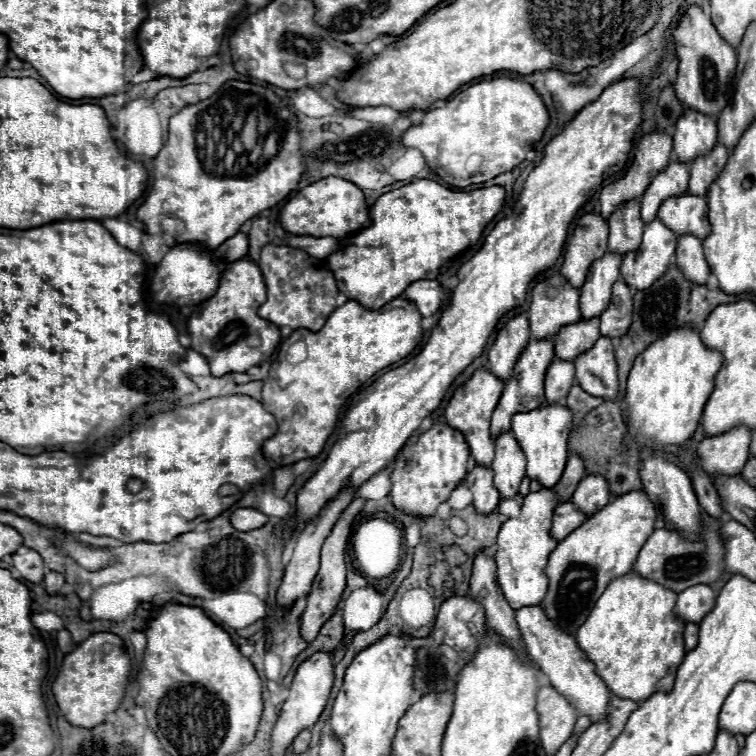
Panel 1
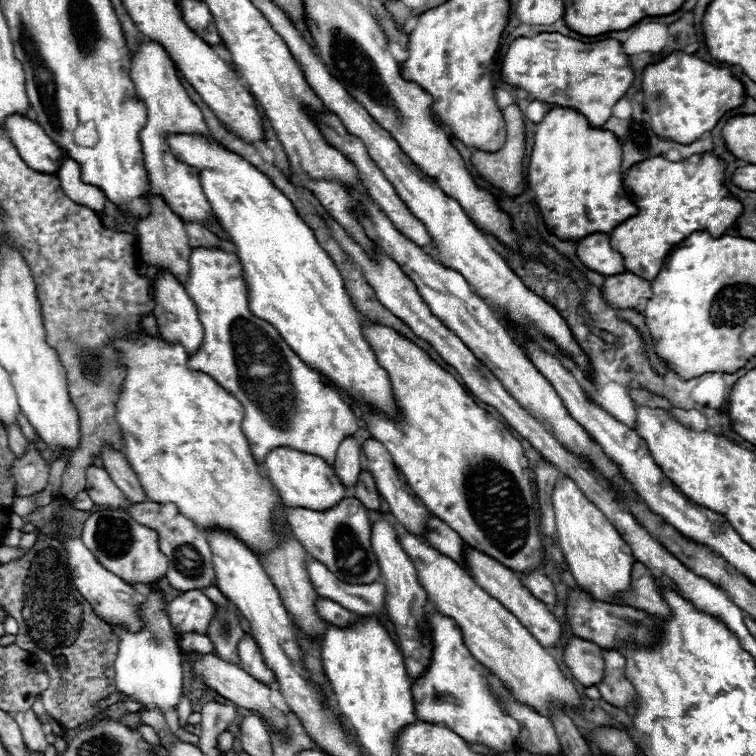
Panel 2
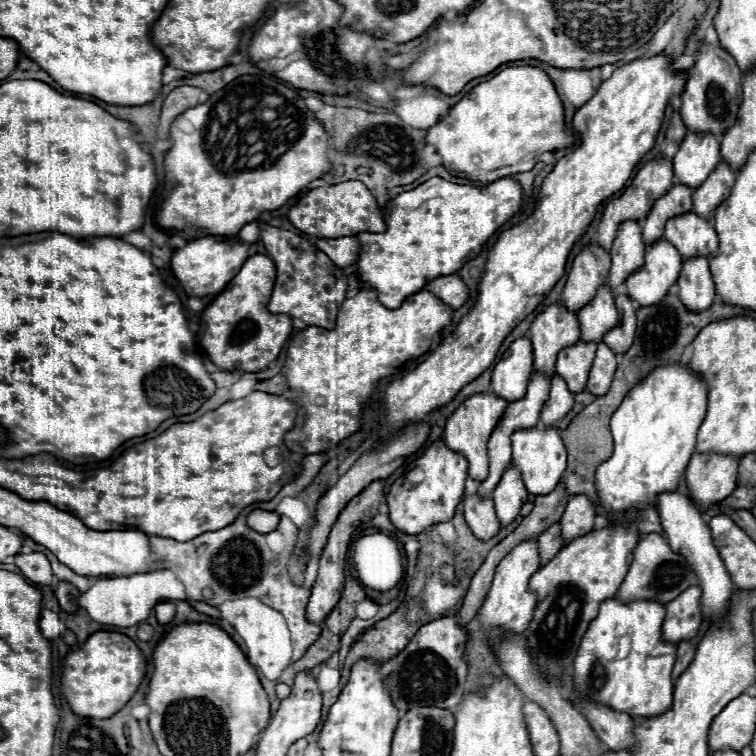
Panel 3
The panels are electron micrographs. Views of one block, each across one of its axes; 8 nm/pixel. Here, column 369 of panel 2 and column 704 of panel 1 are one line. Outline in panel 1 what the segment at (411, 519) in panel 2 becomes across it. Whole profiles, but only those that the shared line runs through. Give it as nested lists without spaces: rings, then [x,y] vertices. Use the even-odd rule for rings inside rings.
[[[730,428],[724,436],[704,438],[698,446],[702,470],[714,478],[718,474],[740,474],[750,454],[752,432],[748,428]]]

